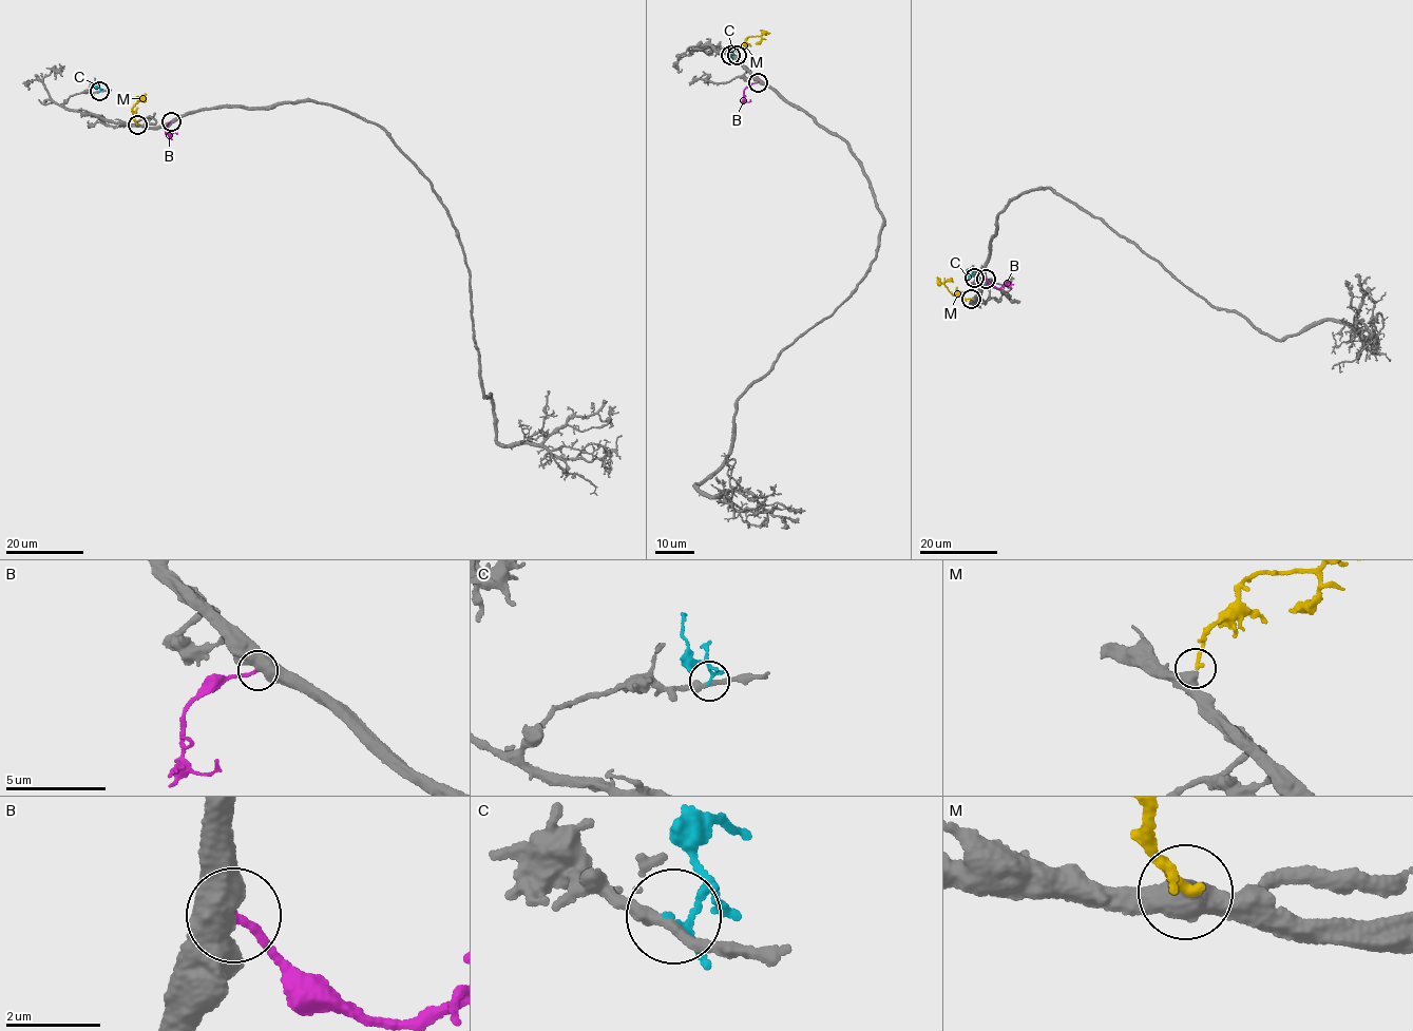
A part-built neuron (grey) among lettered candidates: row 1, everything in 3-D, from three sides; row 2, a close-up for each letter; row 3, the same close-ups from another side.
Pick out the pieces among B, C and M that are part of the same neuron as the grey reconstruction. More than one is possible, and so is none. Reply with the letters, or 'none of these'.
M

